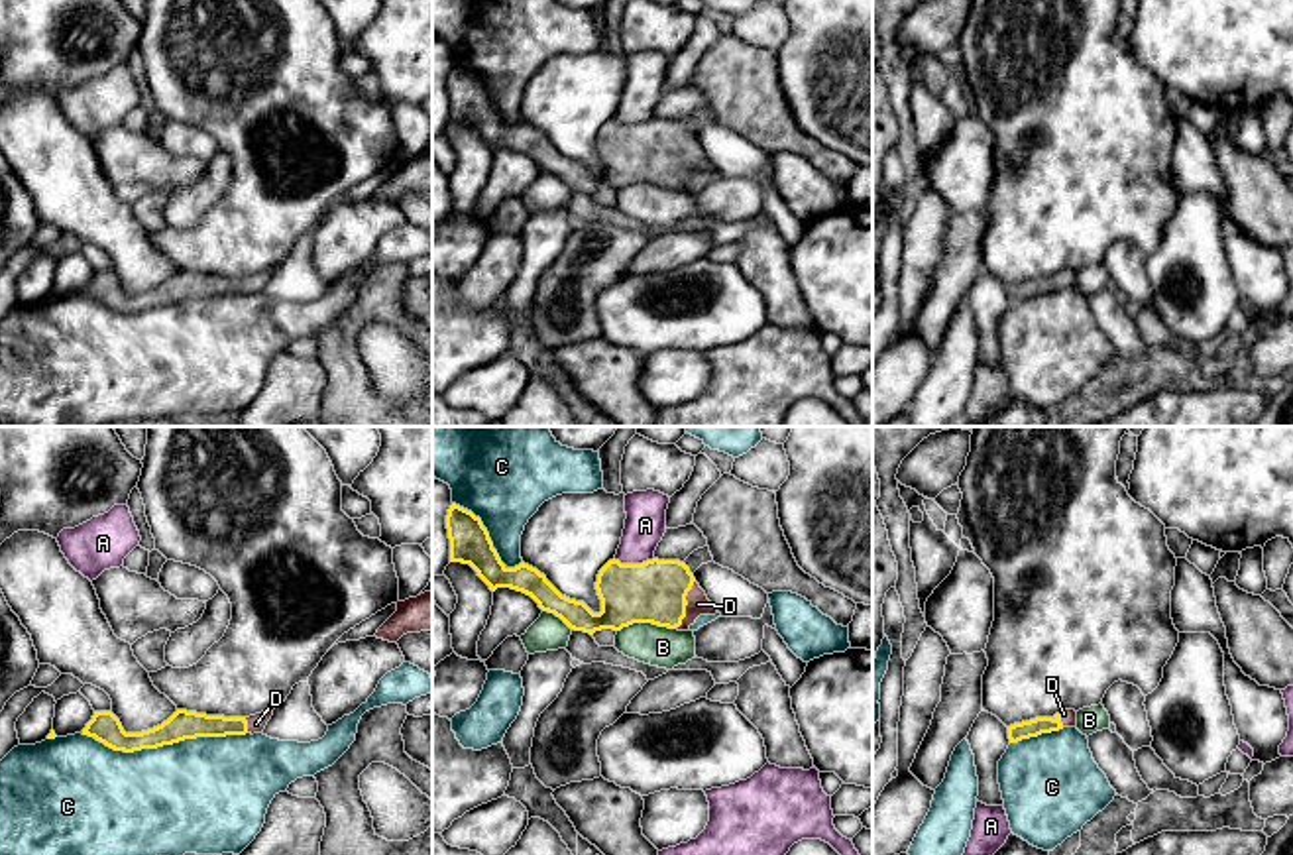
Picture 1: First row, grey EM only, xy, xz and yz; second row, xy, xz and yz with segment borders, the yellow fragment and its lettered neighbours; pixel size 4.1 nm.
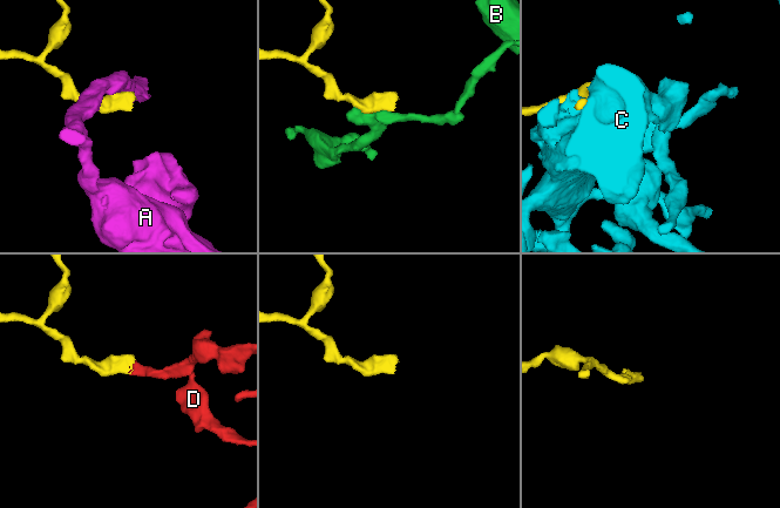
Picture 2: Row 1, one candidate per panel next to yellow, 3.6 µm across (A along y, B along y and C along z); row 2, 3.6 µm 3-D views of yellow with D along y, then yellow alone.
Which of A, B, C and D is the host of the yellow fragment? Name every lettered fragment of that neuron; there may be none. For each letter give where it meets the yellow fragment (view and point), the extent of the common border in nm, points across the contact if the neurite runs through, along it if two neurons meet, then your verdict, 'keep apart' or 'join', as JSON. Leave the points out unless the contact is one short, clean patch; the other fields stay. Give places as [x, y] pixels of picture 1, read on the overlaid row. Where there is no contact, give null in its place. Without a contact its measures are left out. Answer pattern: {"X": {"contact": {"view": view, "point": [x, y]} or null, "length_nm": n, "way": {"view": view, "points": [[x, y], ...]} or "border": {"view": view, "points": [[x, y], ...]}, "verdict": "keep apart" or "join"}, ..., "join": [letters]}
{"A": {"contact": {"view": "xz", "point": [633, 565]}, "length_nm": 170, "border": {"view": "xz", "points": [[653, 557], [641, 563], [619, 563], [614, 559]]}, "verdict": "keep apart"}, "B": {"contact": {"view": "xz", "point": [645, 622]}, "length_nm": 240, "verdict": "keep apart"}, "C": {"contact": {"view": "xy", "point": [164, 743]}, "length_nm": 700, "verdict": "keep apart"}, "D": {"contact": {"view": "xz", "point": [686, 604]}, "length_nm": 220, "way": {"view": "xz", "points": [[655, 592], [665, 592], [686, 604], [698, 604]]}, "verdict": "join"}, "join": ["D"]}

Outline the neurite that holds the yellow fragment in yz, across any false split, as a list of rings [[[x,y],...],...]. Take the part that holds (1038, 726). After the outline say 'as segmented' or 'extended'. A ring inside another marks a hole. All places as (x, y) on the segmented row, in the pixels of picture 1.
[[[1063,710],[1053,717],[1036,717],[1030,721],[1014,723],[1008,727],[1010,743],[1018,743],[1022,739],[1038,737],[1041,733],[1059,731],[1063,727],[1077,727],[1077,712]]]; extended

